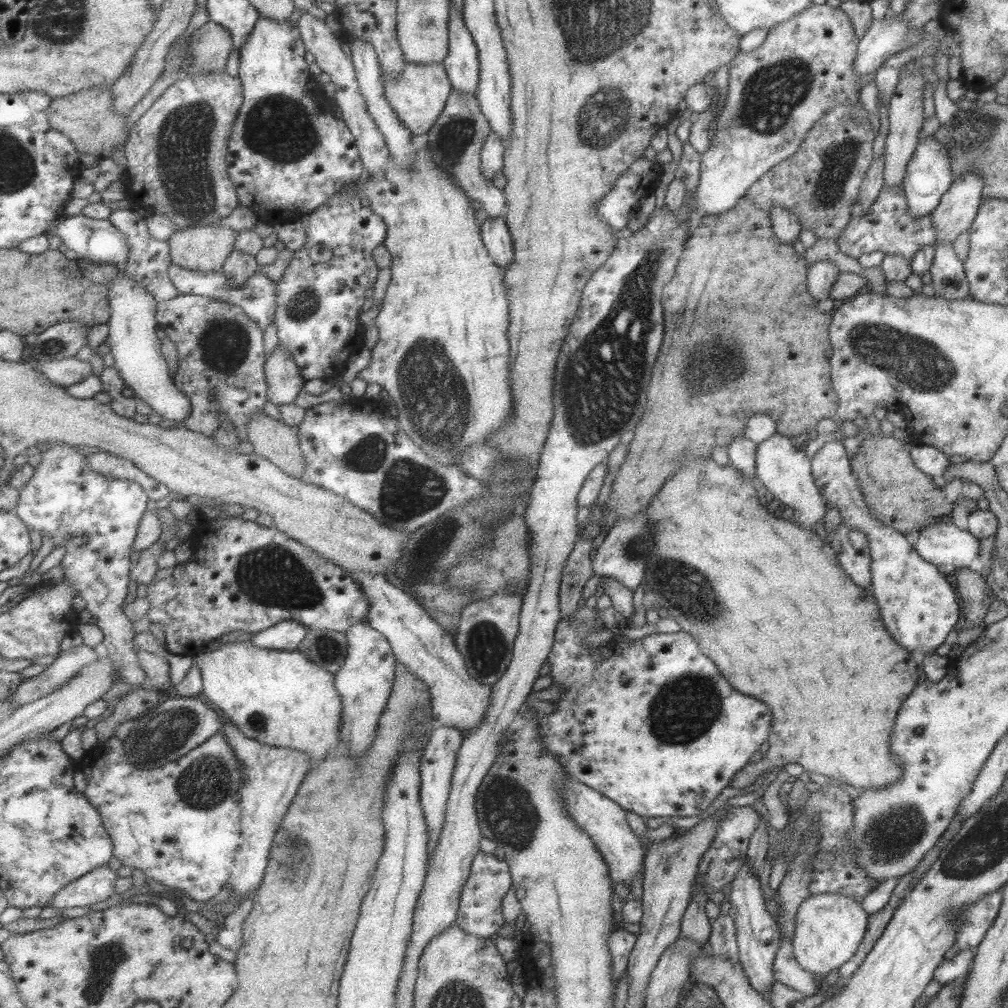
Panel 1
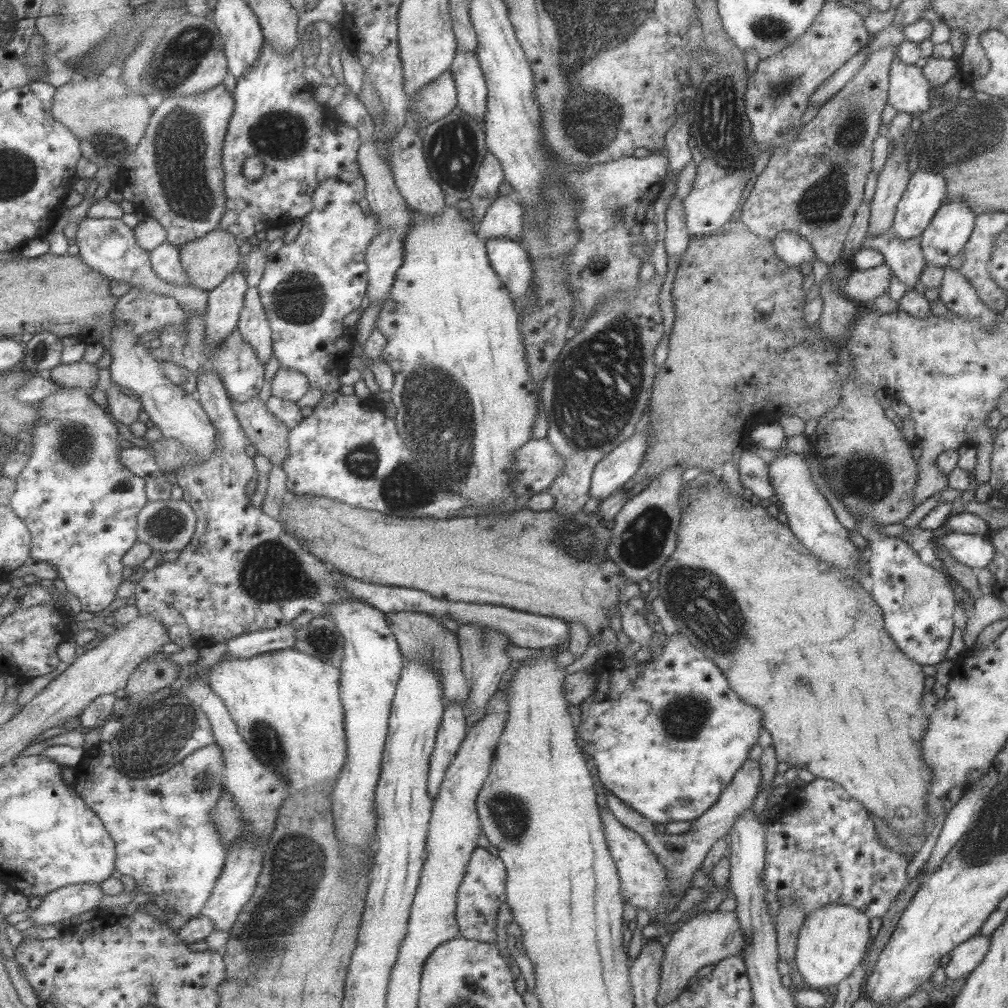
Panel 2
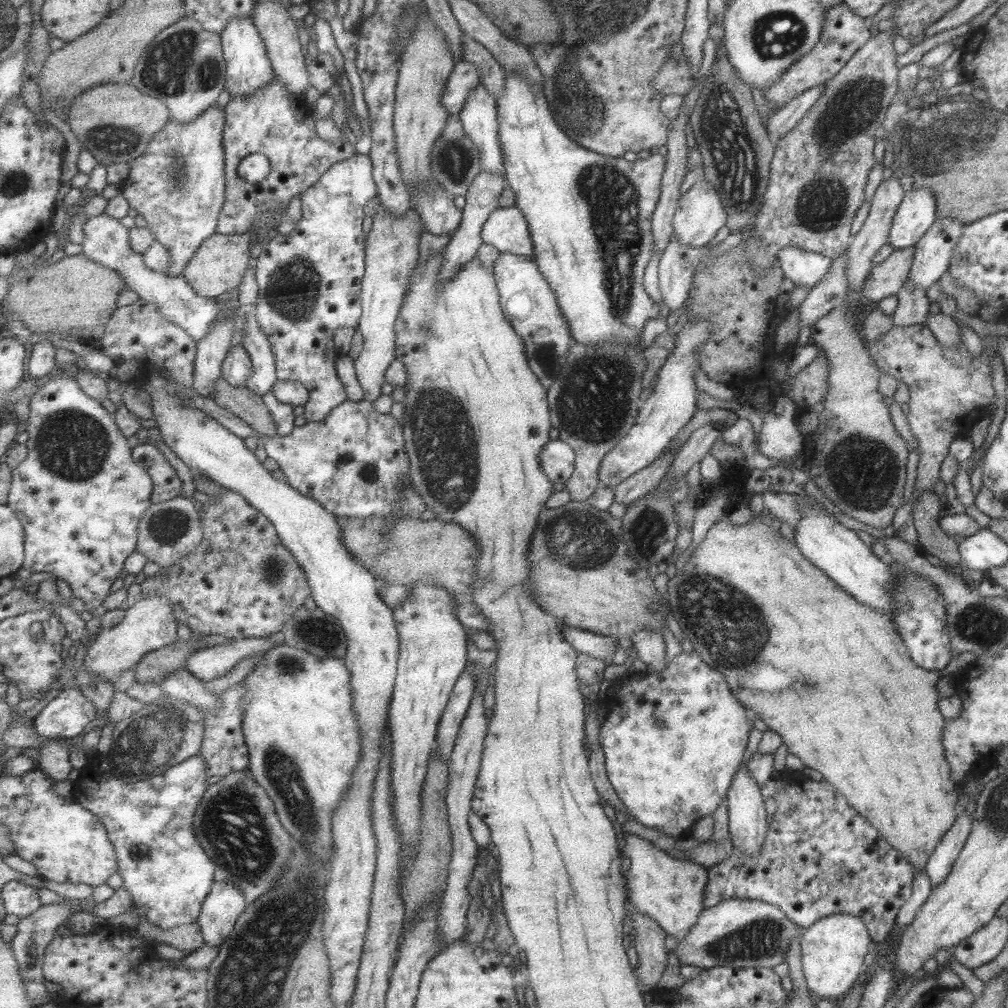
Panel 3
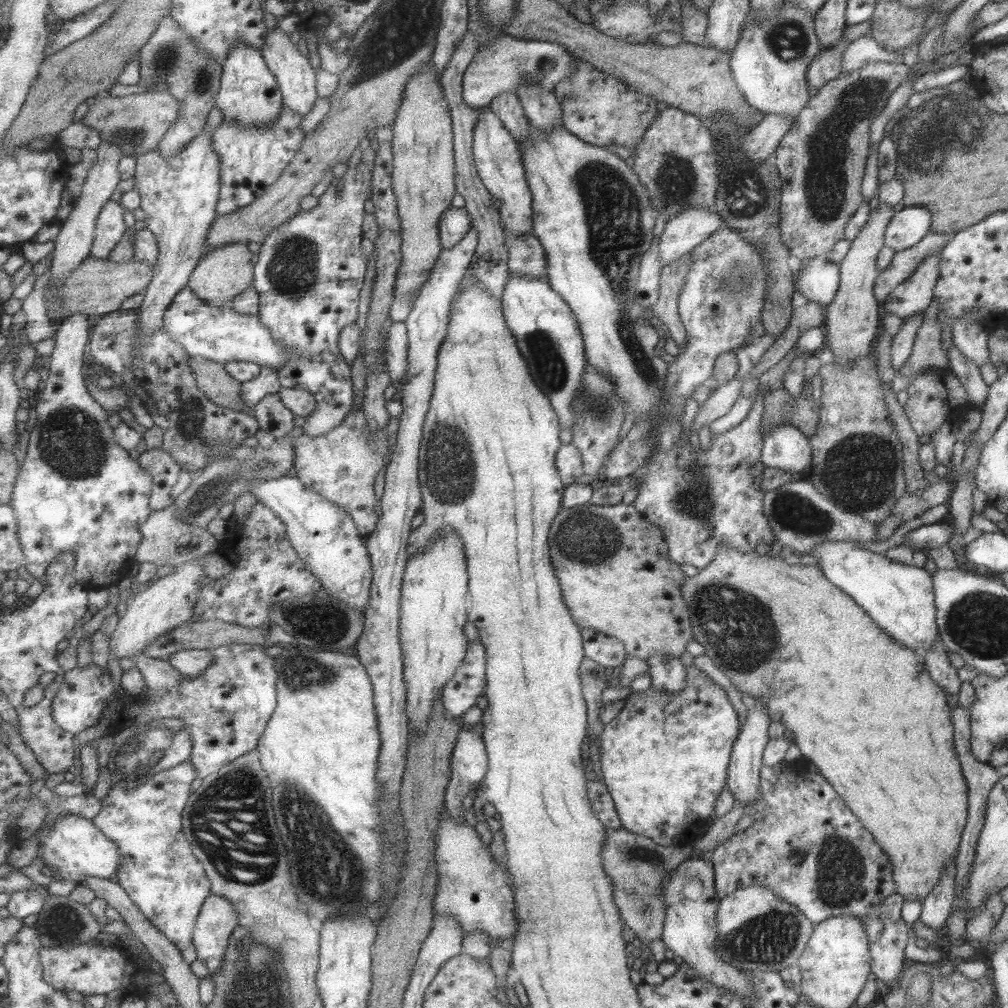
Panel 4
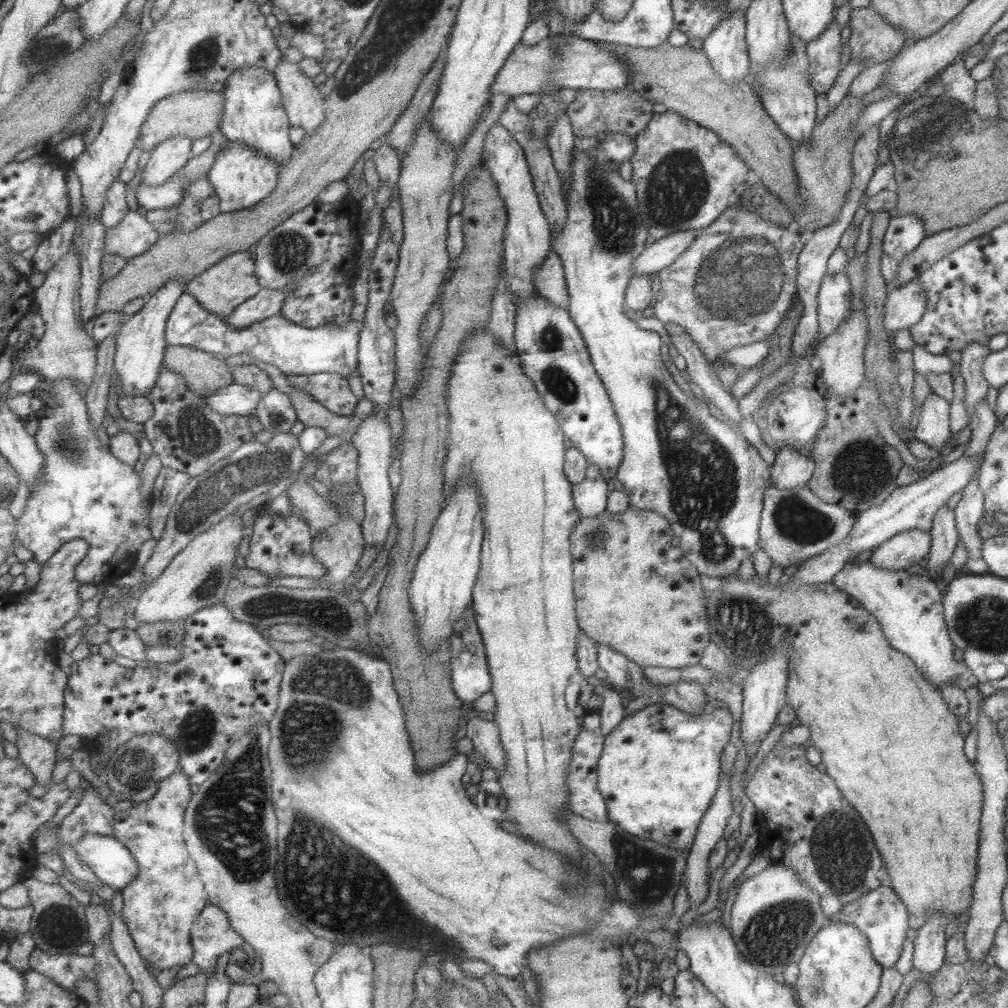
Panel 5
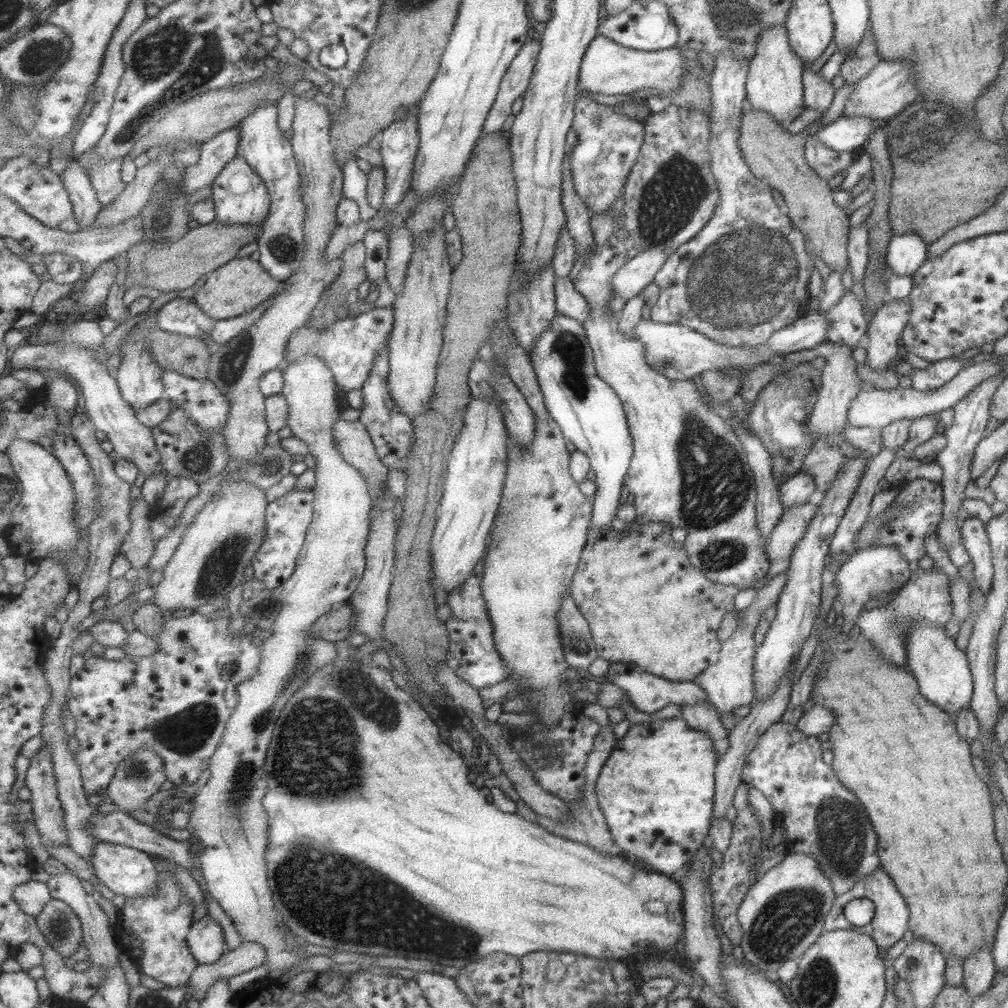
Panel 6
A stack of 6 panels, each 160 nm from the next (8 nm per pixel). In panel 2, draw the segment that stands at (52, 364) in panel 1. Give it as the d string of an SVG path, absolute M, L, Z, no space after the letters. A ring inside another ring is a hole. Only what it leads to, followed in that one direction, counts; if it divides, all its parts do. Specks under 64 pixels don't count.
M90 362L60 364L51 371L51 378L63 387L93 388L99 382L99 367Z

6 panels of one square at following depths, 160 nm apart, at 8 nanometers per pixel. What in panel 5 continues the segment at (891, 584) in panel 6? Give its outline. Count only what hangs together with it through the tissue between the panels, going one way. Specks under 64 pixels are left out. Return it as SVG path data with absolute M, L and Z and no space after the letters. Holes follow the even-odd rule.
M919 529L895 533L879 544L867 561L888 571L907 569L928 556L930 538L929 531Z

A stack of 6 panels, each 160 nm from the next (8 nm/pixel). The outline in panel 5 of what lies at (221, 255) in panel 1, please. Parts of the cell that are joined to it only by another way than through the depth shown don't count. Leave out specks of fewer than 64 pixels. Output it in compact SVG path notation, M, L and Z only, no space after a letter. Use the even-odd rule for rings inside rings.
M243 251L225 257L206 273L193 278L188 282L186 292L193 294L206 310L227 318L243 305L243 302L253 299L261 290L263 284L259 283L256 260L251 258L249 251Z

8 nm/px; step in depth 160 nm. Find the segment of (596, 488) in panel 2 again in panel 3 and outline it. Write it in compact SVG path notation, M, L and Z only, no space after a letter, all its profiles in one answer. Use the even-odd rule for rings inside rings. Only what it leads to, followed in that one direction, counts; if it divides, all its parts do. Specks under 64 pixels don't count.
M696 318L696 322L691 322L691 325L685 324L683 330L676 334L674 351L668 353L665 363L656 374L657 380L655 381L655 387L653 387L653 391L645 402L642 402L638 415L635 417L635 424L631 426L629 433L602 458L601 466L598 469L598 482L600 486L617 486L619 482L625 481L634 472L649 466L649 464L663 453L663 449L667 446L669 440L687 424L696 412L696 395L698 391L695 390L692 374L698 369L698 360L694 356L696 355L696 350L703 346L703 342L709 336L711 336L709 335L709 322L702 318Z

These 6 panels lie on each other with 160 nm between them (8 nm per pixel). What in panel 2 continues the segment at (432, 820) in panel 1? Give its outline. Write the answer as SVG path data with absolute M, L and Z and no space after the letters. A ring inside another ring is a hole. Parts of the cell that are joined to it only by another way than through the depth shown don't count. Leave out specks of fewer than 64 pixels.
M450 704L437 737L437 745L430 761L430 778L428 787L434 800L442 790L443 782L450 766L462 749L468 733L468 722L465 706Z

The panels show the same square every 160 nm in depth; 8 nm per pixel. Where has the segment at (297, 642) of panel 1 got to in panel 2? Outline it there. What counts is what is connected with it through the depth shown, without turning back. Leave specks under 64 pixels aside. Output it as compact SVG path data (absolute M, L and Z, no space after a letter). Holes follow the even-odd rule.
M303 612L289 625L281 625L274 629L261 629L239 635L227 642L228 652L221 655L223 659L251 658L271 651L293 648L297 642L297 630L307 626L316 616L312 612Z

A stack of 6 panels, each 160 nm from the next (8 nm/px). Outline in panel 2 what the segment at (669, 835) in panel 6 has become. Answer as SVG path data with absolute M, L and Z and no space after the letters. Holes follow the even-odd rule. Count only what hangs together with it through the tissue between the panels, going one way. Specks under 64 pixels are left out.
M679 632L665 637L661 644L660 656L650 657L643 662L635 662L631 657L623 659L617 654L609 654L599 656L589 670L594 678L597 678L597 685L592 694L578 704L579 718L574 718L574 730L578 731L578 740L583 753L591 757L597 768L597 777L603 789L612 792L626 806L655 824L667 824L673 821L690 822L699 818L703 812L709 810L717 802L723 788L731 783L735 772L748 760L749 751L757 743L757 736L762 726L760 710L743 702L731 690L721 669Z

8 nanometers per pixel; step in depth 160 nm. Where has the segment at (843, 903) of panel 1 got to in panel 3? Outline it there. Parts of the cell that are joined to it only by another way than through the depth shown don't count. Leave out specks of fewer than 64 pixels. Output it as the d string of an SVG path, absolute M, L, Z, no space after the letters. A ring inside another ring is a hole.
M850 914L823 916L804 928L800 936L800 963L809 993L815 998L839 1001L865 969L863 958L871 941L864 922Z

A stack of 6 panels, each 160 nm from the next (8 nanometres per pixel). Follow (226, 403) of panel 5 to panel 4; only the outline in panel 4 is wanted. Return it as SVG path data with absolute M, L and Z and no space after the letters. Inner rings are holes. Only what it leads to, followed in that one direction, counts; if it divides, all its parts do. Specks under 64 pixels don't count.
M264 366L258 377L242 383L243 404L254 409L267 395L277 394L282 387L278 370L274 366Z

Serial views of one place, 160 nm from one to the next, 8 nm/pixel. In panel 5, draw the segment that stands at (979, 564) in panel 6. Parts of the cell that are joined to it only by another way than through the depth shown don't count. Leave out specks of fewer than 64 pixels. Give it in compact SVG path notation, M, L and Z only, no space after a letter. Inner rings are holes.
M975 471L961 489L959 501L953 508L956 531L963 541L963 550L971 559L980 558L981 537L977 534L977 522L984 510L983 495L977 482L978 471Z

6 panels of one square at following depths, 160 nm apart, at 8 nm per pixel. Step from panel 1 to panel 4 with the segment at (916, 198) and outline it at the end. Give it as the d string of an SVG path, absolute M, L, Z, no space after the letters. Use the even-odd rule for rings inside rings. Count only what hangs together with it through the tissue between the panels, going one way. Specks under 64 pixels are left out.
M922 206L895 210L884 232L884 245L894 251L905 250L919 242L930 230L931 213Z

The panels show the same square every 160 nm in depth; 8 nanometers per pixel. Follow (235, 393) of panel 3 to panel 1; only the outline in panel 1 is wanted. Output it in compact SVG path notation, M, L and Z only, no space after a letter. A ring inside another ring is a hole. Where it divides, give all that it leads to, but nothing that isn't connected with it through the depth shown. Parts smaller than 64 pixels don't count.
M258 413L251 419L247 438L253 444L253 452L271 459L287 474L300 479L305 474L307 463L296 428Z

